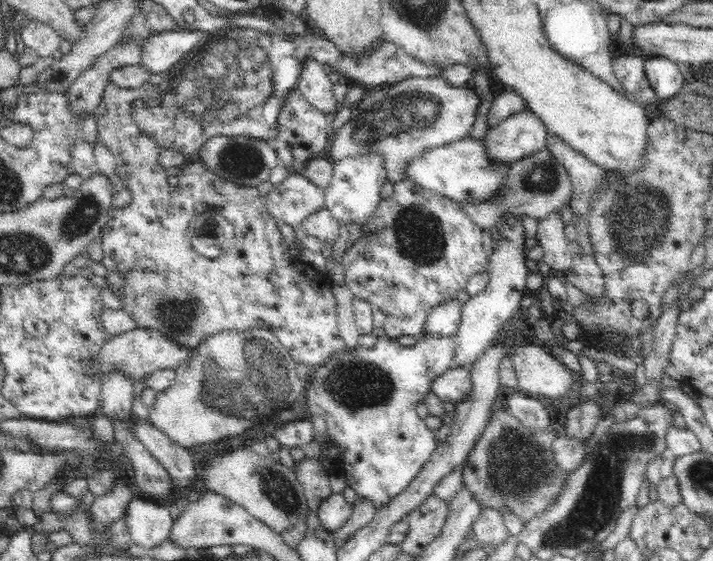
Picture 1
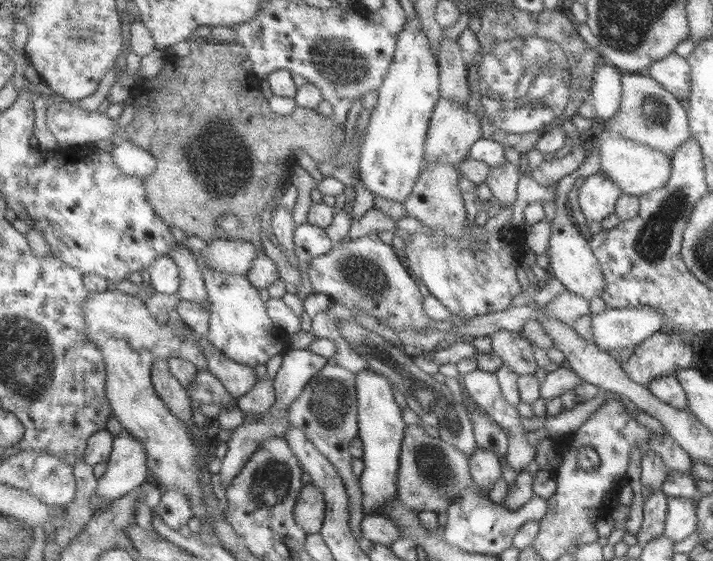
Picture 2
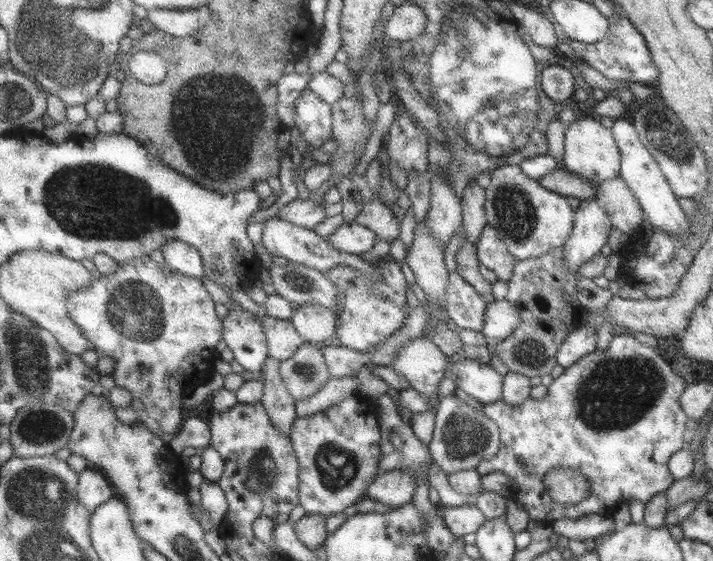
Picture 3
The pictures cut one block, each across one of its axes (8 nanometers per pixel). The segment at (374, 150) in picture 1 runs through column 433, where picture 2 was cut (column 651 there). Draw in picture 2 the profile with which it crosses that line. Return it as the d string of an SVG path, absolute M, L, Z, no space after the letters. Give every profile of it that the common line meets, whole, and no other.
M622 72L620 81L621 102L618 112L605 121L602 131L611 131L614 135L650 146L670 157L673 150L690 137L686 104L667 92L649 75Z

